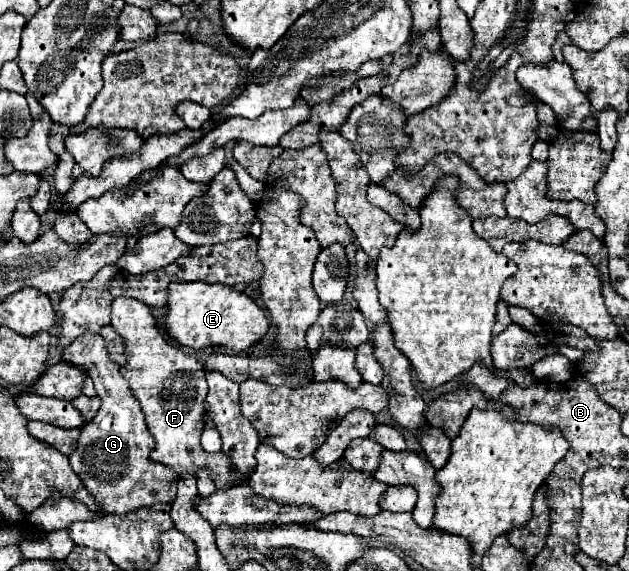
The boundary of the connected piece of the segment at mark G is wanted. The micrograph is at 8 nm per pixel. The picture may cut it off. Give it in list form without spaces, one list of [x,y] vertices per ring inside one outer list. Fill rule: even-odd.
[[[80,335],[80,339],[66,347],[64,357],[90,375],[102,401],[96,417],[82,429],[78,447],[70,455],[70,465],[88,491],[104,503],[104,513],[126,515],[152,503],[172,503],[176,497],[178,475],[150,459],[154,439],[146,429],[140,403],[132,397],[128,381],[120,375],[120,367],[110,361],[104,339],[100,335]]]

